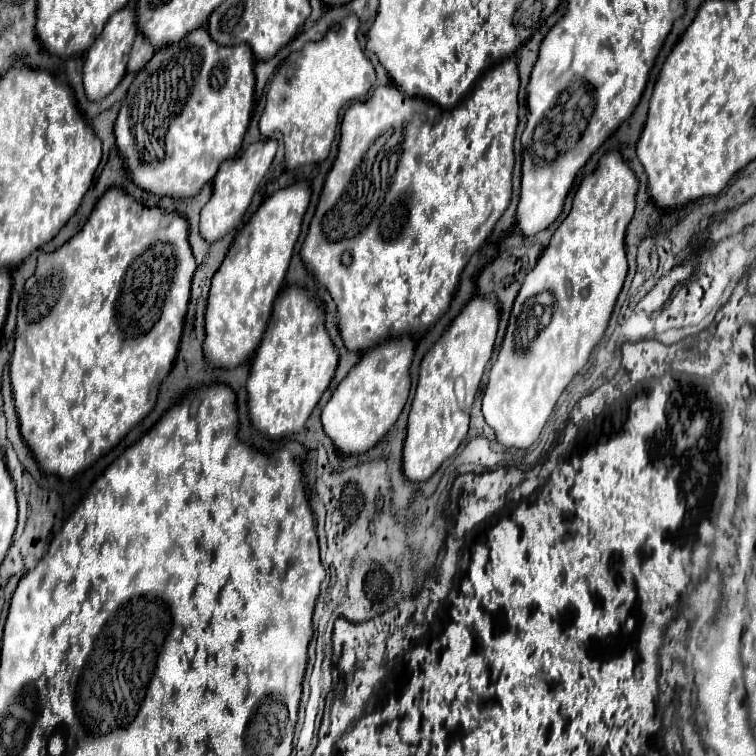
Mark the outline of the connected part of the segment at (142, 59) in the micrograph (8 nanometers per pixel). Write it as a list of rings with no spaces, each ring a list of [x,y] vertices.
[[[139,33],[137,39],[135,39],[135,43],[133,43],[133,51],[131,51],[131,55],[129,55],[127,71],[129,71],[129,73],[141,71],[141,69],[145,67],[145,63],[153,57],[153,53],[155,53],[155,47],[151,45],[151,41],[149,41],[143,33]]]

